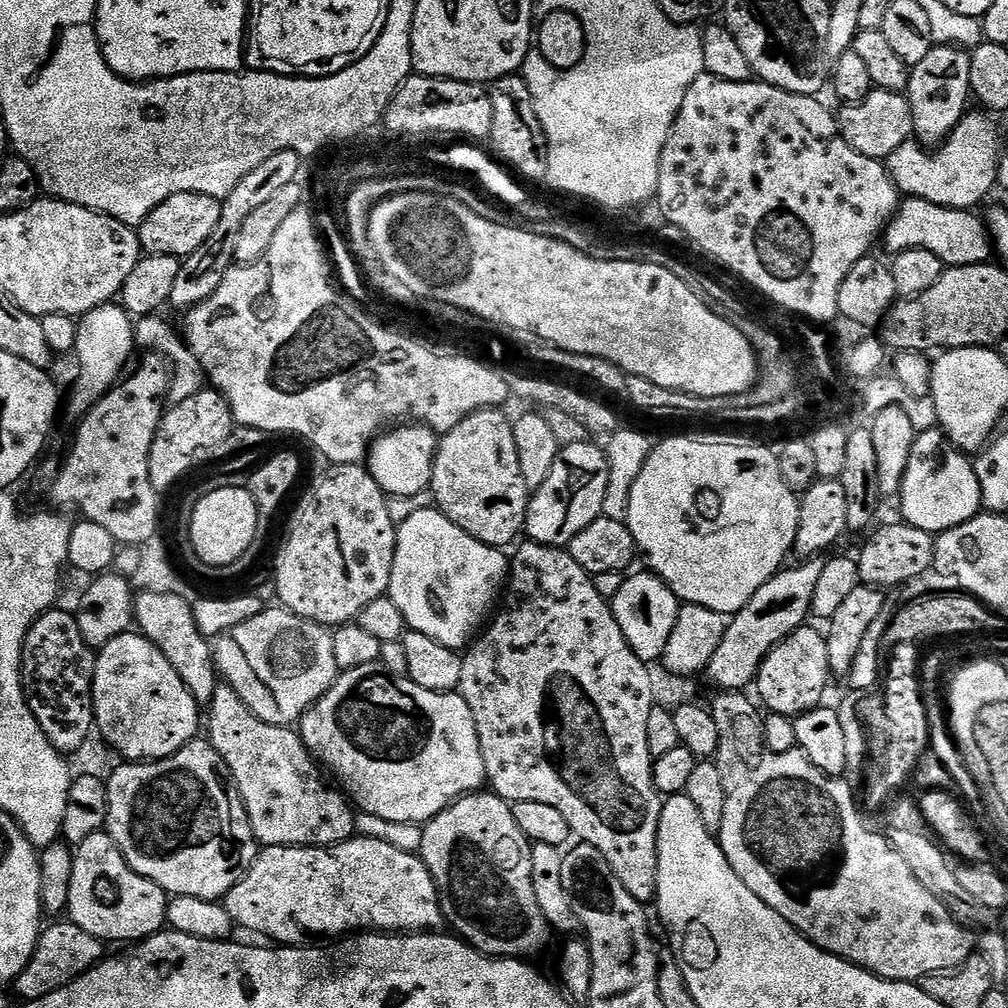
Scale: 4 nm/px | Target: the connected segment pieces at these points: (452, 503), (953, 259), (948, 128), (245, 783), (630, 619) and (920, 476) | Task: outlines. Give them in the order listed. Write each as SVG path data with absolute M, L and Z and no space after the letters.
M484 408L439 437L430 491L435 507L454 526L466 530L478 542L504 550L507 544L515 545L516 535L525 531L530 490L518 463L513 421L502 413L495 408Z
M904 198L900 201L888 227L884 229L882 248L889 254L905 252L921 248L930 250L930 254L938 254L938 258L946 266L974 266L987 264L994 256L994 241L988 233L988 225L983 219L976 217L975 211L966 208L947 208L934 202L926 202L922 198Z
M953 44L933 46L922 62L911 65L906 95L910 102L910 114L914 118L912 131L915 139L925 146L943 144L970 108L969 53L963 48L955 48Z
M223 682L217 683L214 698L206 705L206 732L207 728L208 743L214 746L214 750L218 750L218 754L222 754L226 766L230 766L230 774L248 811L257 845L265 848L270 846L331 848L333 844L341 844L343 840L352 839L356 832L353 805L346 799L343 791L335 787L332 789L324 781L325 773L318 767L299 731L282 724L262 722L262 718L255 716L246 706L246 702L238 698L236 691Z
M643 570L637 576L629 575L625 579L622 590L610 601L612 613L622 626L622 634L626 634L626 642L645 662L659 661L666 650L666 642L670 642L670 634L674 634L674 626L678 622L678 614L682 607L676 595L666 586L666 582L651 571Z
M939 427L917 435L898 497L903 523L939 534L973 520L981 511L980 486L973 461Z

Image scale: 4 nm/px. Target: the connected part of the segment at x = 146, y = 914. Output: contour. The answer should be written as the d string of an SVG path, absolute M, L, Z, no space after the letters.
M107 831L90 834L86 842L75 845L72 857L74 875L70 878L70 898L66 913L71 923L86 930L86 934L105 942L139 942L156 935L165 927L170 899L168 893L128 865L114 838Z

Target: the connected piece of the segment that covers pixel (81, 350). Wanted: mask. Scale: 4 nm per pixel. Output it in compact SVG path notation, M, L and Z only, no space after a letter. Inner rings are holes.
M119 303L103 304L79 317L76 325L76 347L74 357L80 363L72 393L66 396L66 412L75 418L83 418L108 391L120 383L125 375L124 367L137 347L136 326L133 317ZM96 364L104 364L96 372Z

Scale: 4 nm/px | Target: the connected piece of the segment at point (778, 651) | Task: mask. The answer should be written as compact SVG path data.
M803 626L794 630L776 648L770 650L757 673L754 688L760 691L759 703L769 713L795 718L821 707L828 690L828 638L823 631Z

